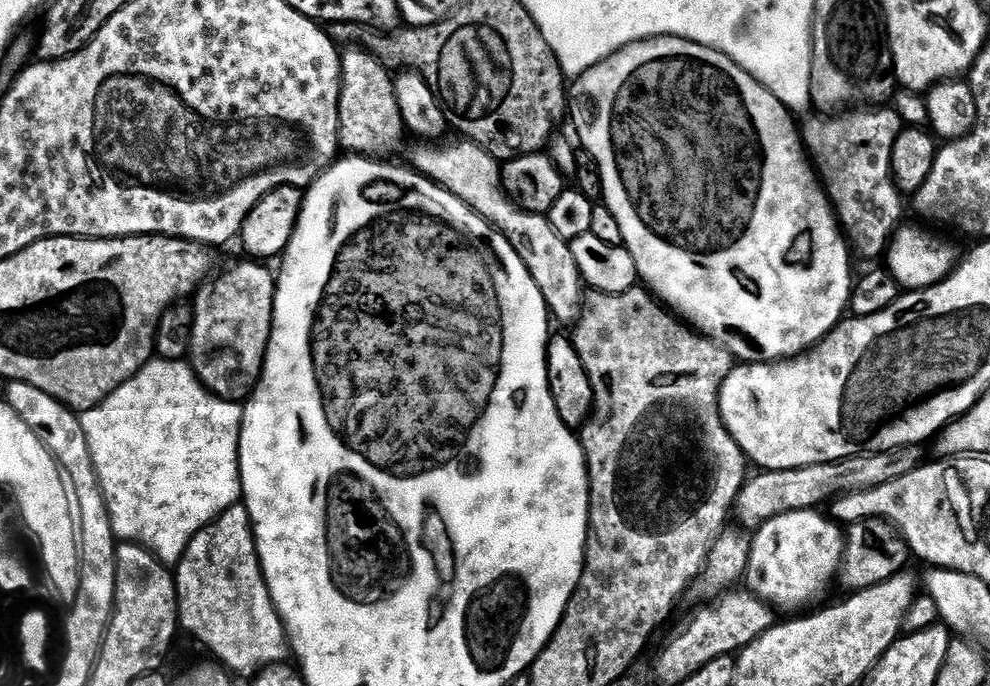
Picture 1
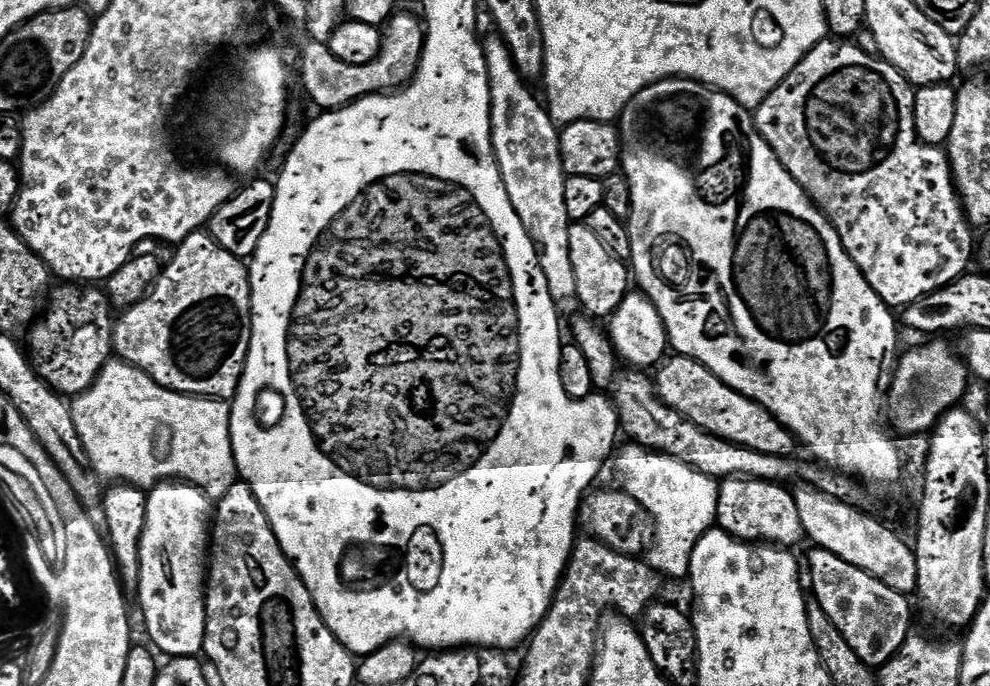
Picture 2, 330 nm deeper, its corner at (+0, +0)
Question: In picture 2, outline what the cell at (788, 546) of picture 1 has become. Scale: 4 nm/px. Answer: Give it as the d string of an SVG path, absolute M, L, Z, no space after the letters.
M733 478L720 484L720 497L716 511L716 524L729 532L734 540L747 540L749 544L765 543L789 550L805 539L798 502L784 484L771 484L768 480Z

